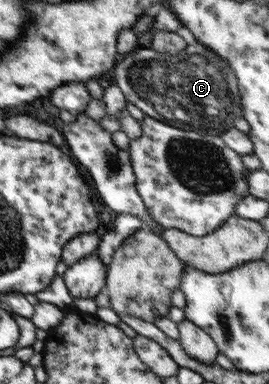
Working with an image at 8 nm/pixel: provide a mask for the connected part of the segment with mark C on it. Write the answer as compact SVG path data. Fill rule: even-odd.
M182 29L180 34L185 40L185 49L165 60L151 47L137 47L124 54L113 66L113 81L126 101L133 103L145 116L198 135L220 136L233 127L235 118L242 118L237 79L221 57L195 41L189 29Z

